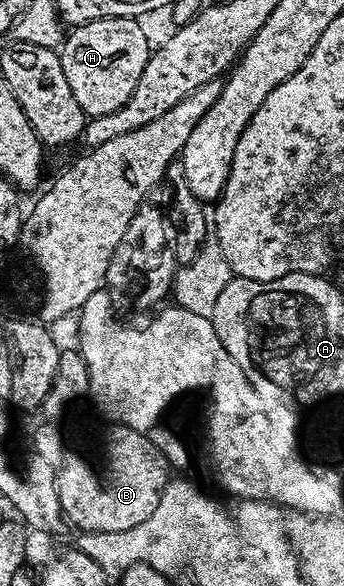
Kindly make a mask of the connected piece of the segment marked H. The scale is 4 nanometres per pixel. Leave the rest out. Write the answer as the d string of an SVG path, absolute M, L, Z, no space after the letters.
M135 17L102 18L77 25L65 36L58 52L66 83L70 83L70 91L88 119L110 115L132 98L150 56Z

